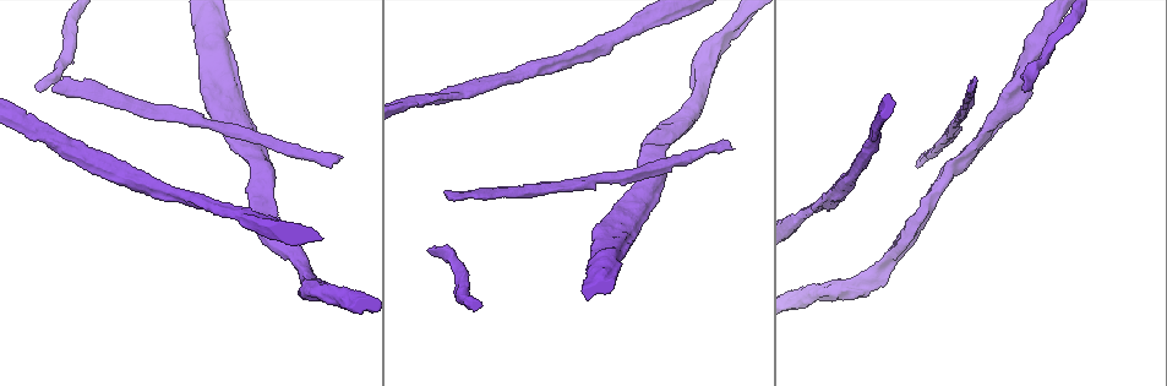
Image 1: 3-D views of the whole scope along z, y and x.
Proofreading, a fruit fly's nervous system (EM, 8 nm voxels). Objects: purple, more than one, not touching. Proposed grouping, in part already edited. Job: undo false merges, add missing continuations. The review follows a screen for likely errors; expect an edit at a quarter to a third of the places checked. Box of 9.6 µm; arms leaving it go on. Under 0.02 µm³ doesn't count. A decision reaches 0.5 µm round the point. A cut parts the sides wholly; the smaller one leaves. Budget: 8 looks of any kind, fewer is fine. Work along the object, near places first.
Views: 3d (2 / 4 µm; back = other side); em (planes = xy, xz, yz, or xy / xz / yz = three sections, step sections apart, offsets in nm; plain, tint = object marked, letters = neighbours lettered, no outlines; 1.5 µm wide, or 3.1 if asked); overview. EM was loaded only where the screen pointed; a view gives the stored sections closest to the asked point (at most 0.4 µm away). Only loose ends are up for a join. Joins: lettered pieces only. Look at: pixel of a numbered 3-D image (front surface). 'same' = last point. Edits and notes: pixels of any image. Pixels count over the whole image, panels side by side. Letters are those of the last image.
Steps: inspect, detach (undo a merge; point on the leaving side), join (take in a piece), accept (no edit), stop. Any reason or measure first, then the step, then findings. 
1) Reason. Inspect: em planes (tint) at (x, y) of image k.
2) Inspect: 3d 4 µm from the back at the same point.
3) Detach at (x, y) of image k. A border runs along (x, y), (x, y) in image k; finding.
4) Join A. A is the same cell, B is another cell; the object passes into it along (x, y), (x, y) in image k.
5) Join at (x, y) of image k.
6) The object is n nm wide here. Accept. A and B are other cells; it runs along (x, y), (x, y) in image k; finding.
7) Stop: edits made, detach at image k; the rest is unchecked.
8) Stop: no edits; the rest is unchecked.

An open end. Inspect: 3d 4 µm at (433, 247) of image 1.

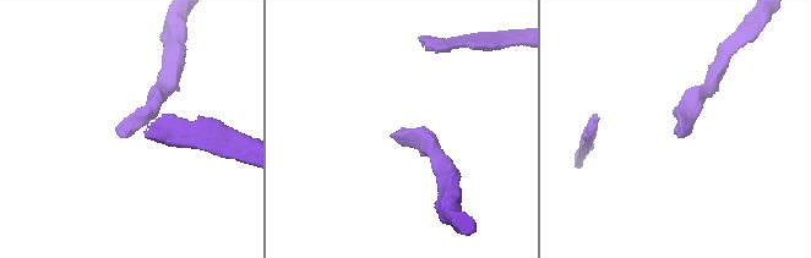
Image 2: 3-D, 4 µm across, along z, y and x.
Inspect: em planes (plain) at (396, 131) of image 2.

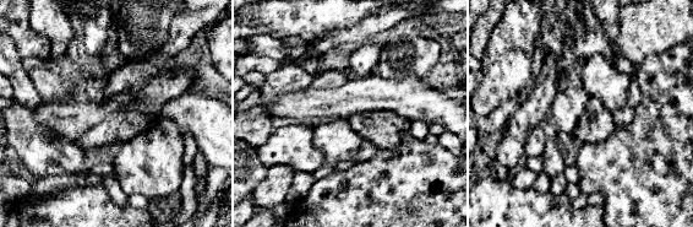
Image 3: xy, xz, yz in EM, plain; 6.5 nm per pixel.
Inspect: em planes (letters) at the same point.

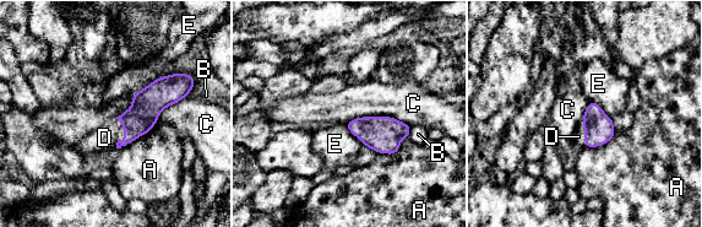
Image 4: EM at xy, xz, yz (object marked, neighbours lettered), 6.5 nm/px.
The object is 190 nm wide here. Join at (104, 138) of image 4. D is the same cell, A, B, C and E are other cells; the object passes into it along (147, 104), (125, 133), (104, 138) in image 4; it goes on there.

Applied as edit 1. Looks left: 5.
An open end. Inspect: em xz step 4 (letters) at (193, 20) of image 1.

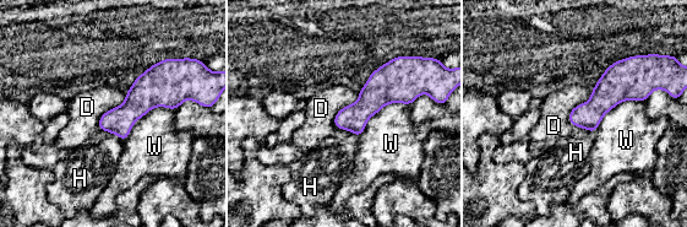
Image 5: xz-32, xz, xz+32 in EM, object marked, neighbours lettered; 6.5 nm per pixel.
Accept. D, H and W are other cells; a border runs along (592, 90), (568, 115), (590, 133) in image 5; none of them fits.

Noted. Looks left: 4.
Free end. Inspect: em xz step 4 (tint) at (339, 155) of image 1.

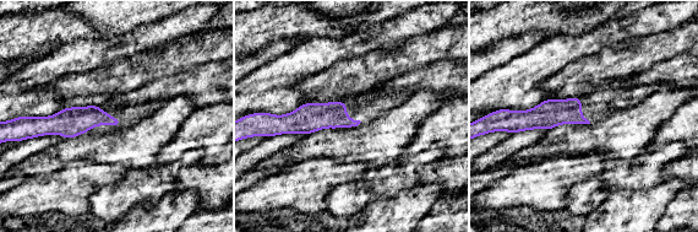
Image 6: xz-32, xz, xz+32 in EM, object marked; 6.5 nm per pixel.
Inspect: em planes (letters) at the same point.

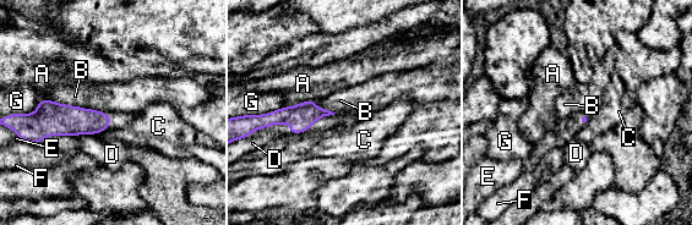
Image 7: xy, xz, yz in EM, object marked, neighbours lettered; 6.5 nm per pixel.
Accept. A, B, C, D, E, F and G are other cells; a border runs along (52, 99), (102, 111) in image 7; no lettered piece goes on from it.

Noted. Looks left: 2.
Stop: edits made, join at image 4; the rest is unchecked.

